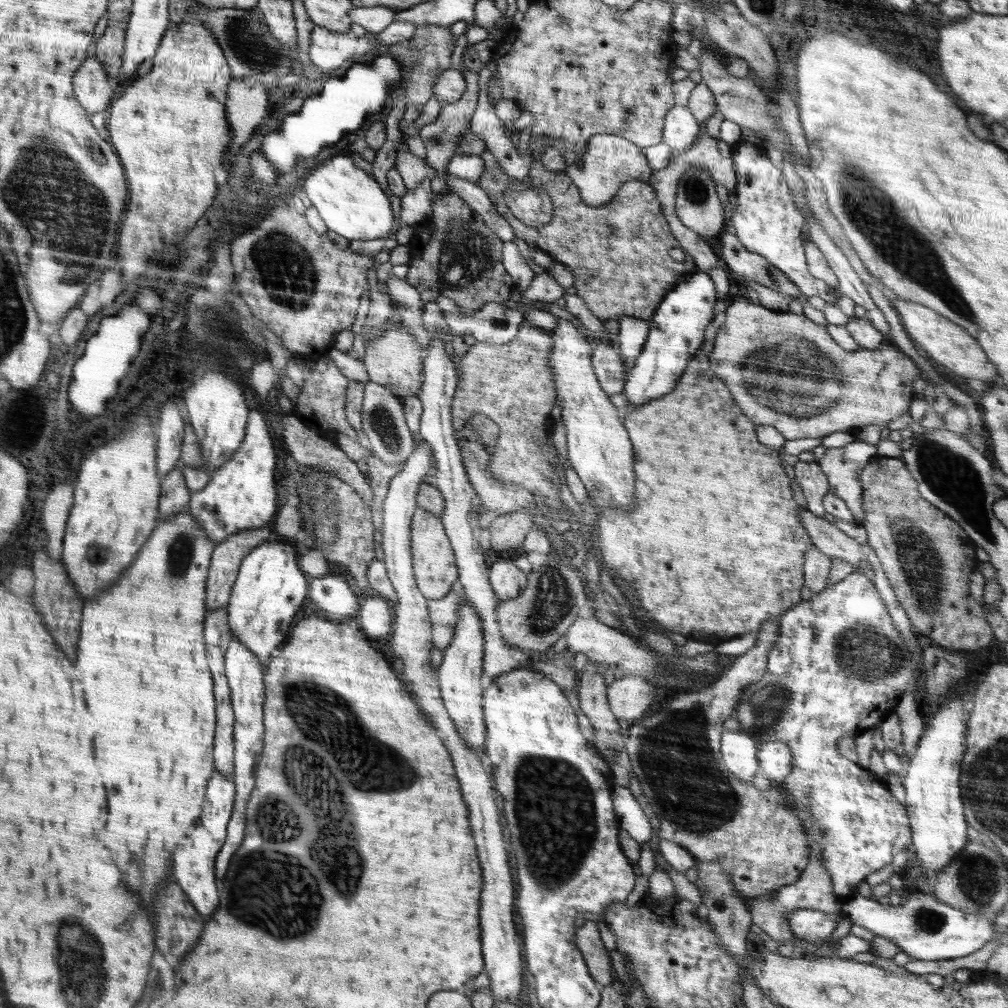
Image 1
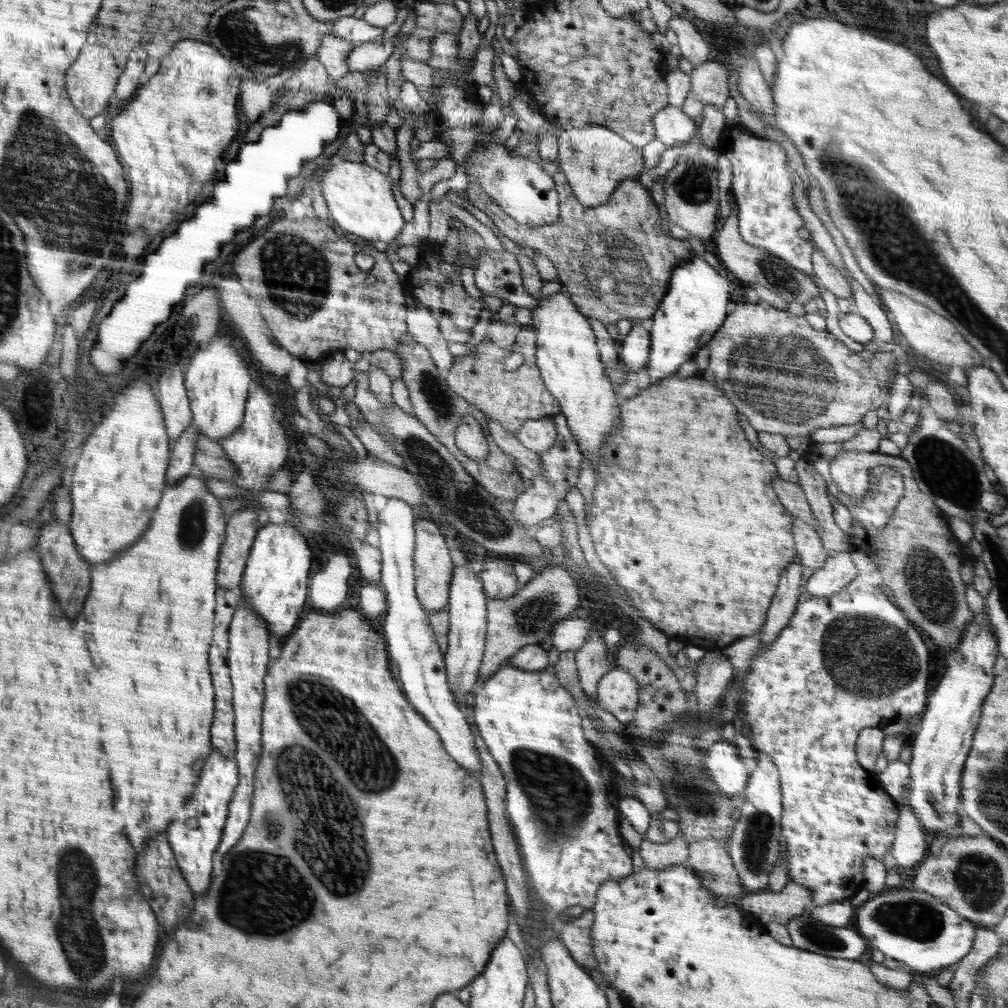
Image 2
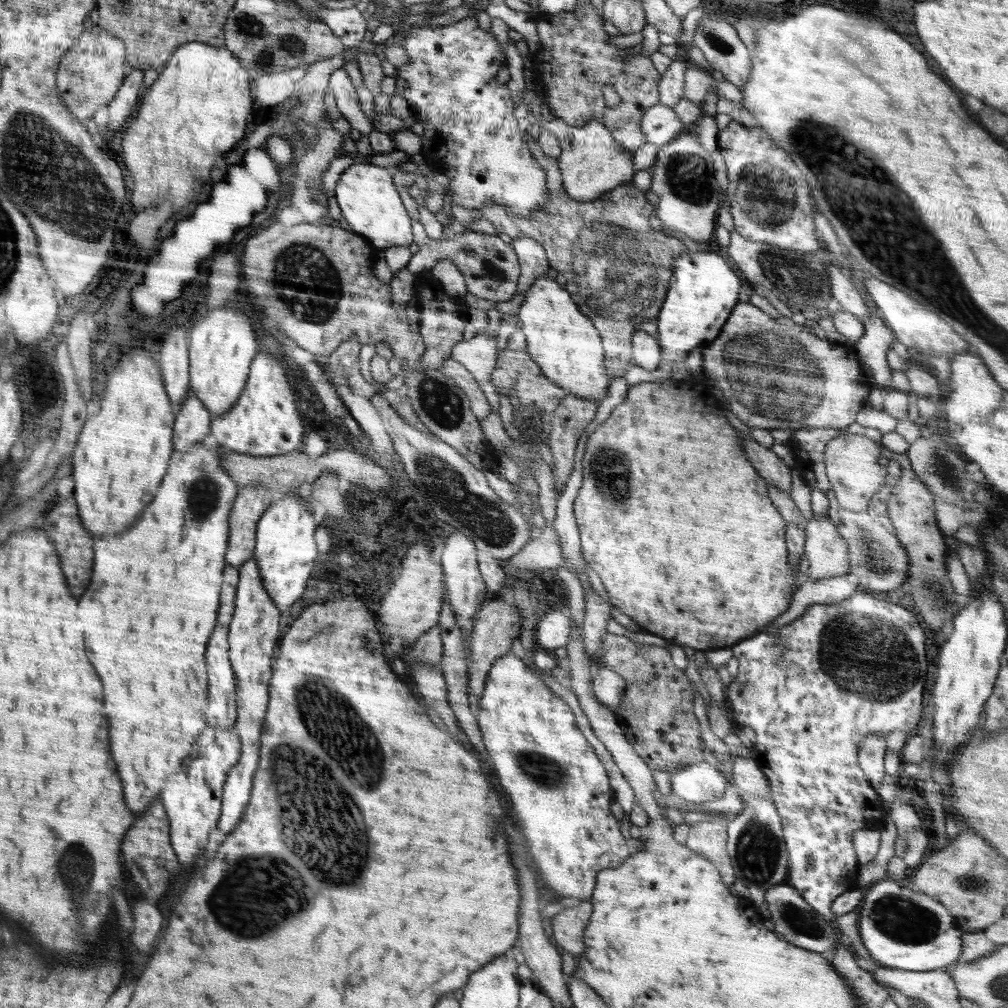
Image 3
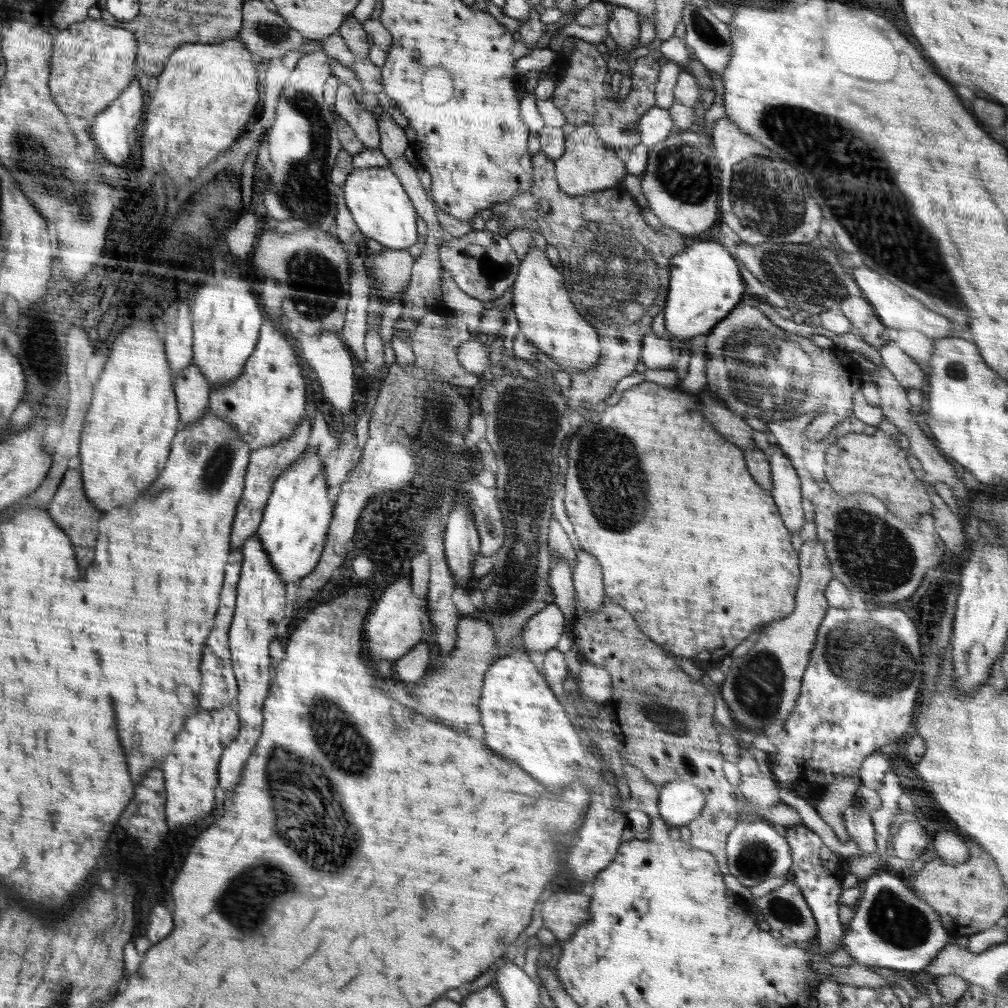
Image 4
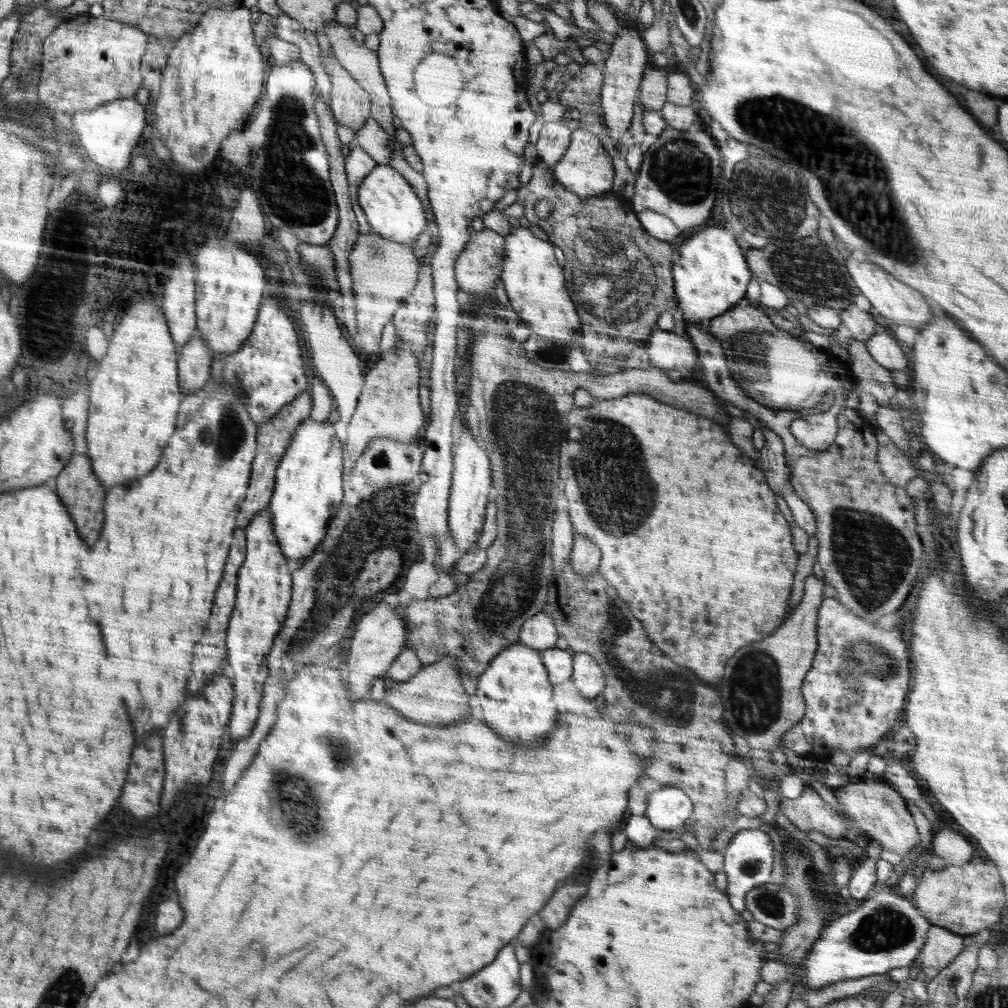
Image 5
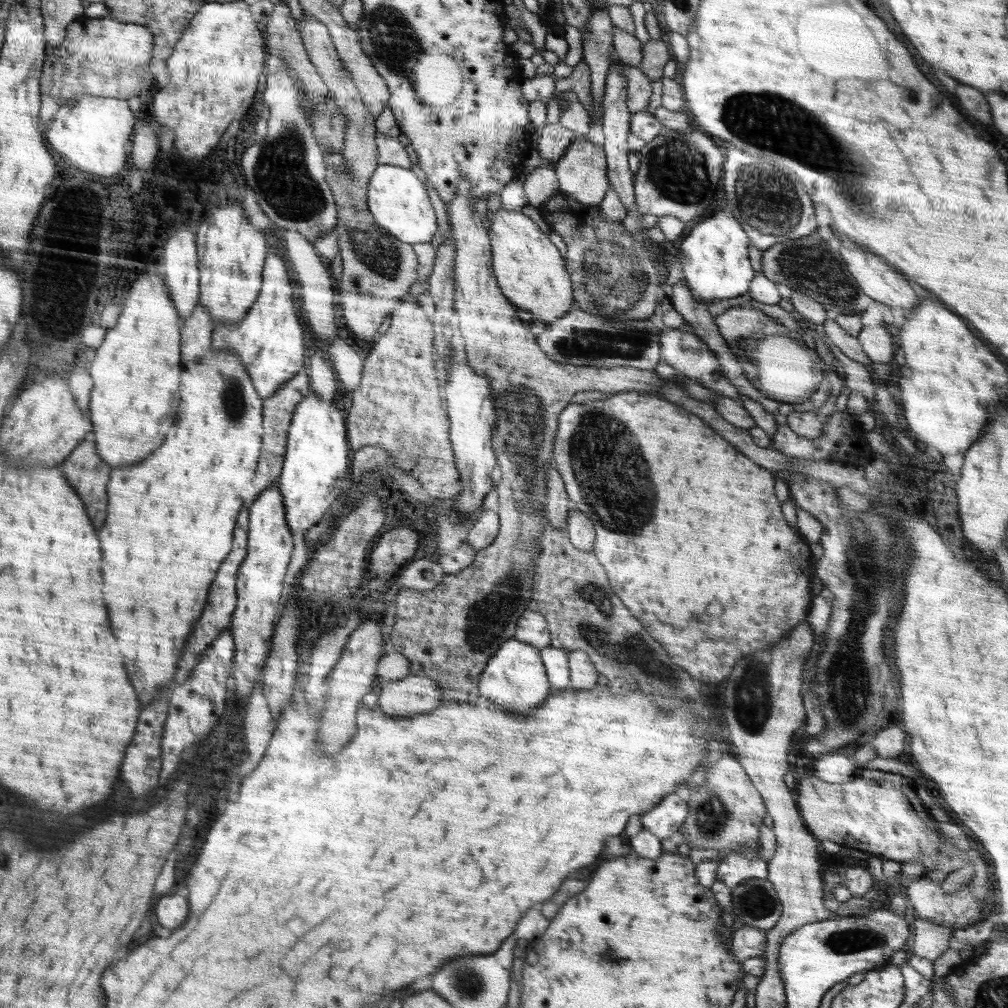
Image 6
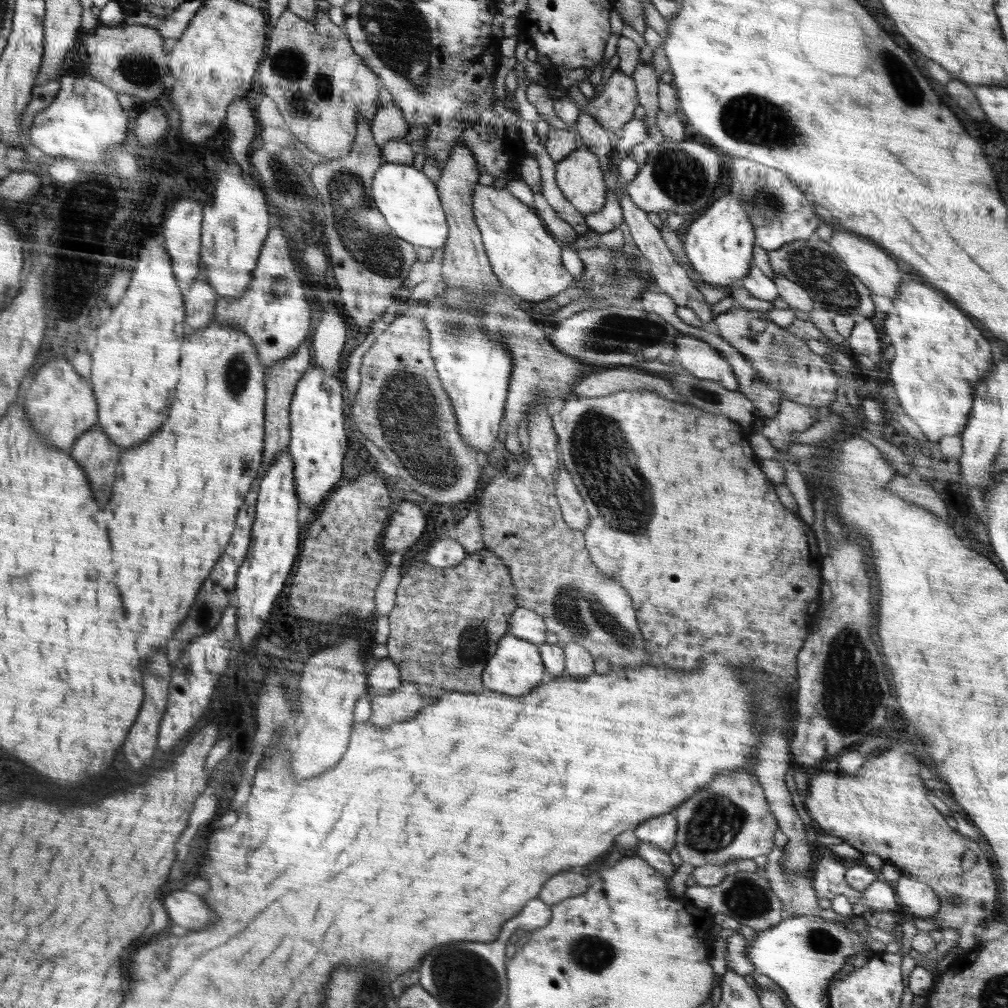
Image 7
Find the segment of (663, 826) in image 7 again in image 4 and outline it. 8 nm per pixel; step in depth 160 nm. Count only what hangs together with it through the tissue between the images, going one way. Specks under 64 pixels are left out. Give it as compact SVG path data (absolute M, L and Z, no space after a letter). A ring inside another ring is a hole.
M676 779L659 792L658 814L666 826L682 828L700 817L706 803L706 795L696 783Z

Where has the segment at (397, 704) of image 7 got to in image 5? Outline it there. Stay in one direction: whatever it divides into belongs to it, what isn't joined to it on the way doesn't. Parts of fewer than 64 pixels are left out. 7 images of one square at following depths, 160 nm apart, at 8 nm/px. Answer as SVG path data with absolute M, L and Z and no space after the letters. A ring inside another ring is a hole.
M444 657L433 662L432 665L423 666L420 672L407 682L390 683L386 693L390 696L385 702L392 706L396 712L426 724L454 724L460 722L470 710L474 710L474 701L464 692L460 683L460 673L454 657Z

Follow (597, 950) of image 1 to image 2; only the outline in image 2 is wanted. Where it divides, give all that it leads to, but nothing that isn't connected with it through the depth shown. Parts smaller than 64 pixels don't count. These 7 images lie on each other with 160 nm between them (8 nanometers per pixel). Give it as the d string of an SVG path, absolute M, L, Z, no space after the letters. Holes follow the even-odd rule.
M585 909L580 917L573 918L558 931L559 939L569 950L571 958L582 968L596 969L591 928L595 919L592 909Z

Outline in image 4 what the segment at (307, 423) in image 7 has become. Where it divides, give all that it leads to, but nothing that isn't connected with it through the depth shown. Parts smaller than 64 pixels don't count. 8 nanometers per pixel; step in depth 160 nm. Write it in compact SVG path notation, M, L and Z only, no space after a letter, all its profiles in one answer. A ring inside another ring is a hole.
M307 447L305 451L275 480L257 530L262 546L269 554L274 570L284 582L300 581L318 564L325 547L327 530L335 505L328 501L327 480L323 459L318 450Z

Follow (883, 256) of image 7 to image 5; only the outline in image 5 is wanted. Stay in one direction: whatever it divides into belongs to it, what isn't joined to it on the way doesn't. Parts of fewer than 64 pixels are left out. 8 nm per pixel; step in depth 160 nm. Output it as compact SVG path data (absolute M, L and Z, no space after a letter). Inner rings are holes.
M848 258L848 270L850 270L850 279L854 285L871 302L873 307L884 315L891 325L906 324L912 328L923 328L931 321L932 310L928 303L924 302L922 294L906 284L902 284L890 274L886 274L880 266L874 266L870 262L856 262L854 258Z

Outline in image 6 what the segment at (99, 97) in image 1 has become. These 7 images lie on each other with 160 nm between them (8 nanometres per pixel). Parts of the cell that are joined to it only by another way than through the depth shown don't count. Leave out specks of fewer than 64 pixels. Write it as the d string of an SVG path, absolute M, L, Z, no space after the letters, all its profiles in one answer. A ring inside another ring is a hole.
M83 16L71 22L67 31L59 45L53 47L46 44L41 91L54 98L56 104L64 104L83 94L127 101L154 84L154 76L150 72L153 31L149 27L123 23L110 16Z

